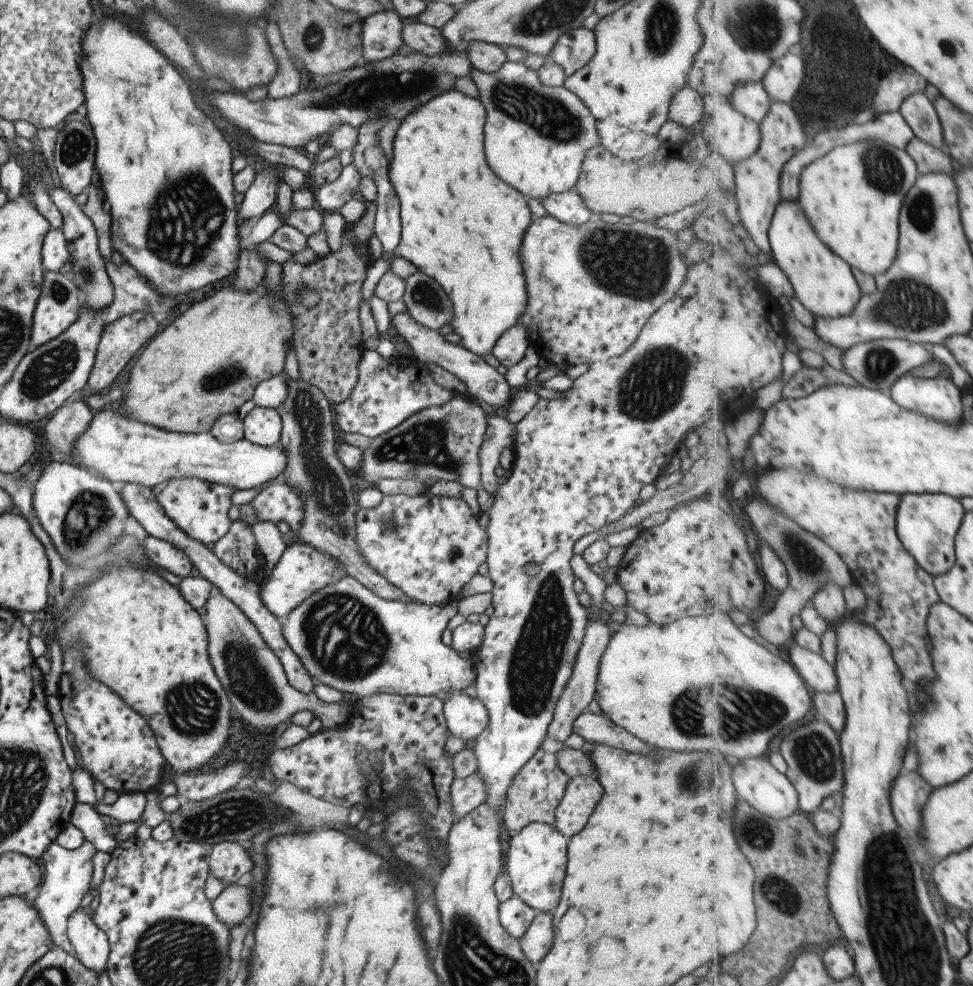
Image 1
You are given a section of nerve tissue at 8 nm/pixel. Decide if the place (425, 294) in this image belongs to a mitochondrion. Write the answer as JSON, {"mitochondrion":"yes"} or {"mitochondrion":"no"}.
{"mitochondrion":"yes"}

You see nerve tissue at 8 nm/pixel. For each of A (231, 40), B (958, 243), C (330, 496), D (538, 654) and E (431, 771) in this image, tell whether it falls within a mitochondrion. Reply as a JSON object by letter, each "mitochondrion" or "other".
{"A":"mitochondrion","B":"other","C":"mitochondrion","D":"mitochondrion","E":"other"}

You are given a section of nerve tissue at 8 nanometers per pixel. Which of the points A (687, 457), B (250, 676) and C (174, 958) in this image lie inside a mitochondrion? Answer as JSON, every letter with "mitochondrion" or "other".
{"A":"other","B":"mitochondrion","C":"mitochondrion"}

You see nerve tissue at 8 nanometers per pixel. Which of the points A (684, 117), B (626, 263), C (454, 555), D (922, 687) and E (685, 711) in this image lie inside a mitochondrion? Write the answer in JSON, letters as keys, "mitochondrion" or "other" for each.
{"A":"other","B":"mitochondrion","C":"mitochondrion","D":"other","E":"mitochondrion"}

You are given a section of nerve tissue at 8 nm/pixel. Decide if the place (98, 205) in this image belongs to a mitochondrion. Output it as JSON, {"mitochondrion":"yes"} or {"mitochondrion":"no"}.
{"mitochondrion":"no"}

